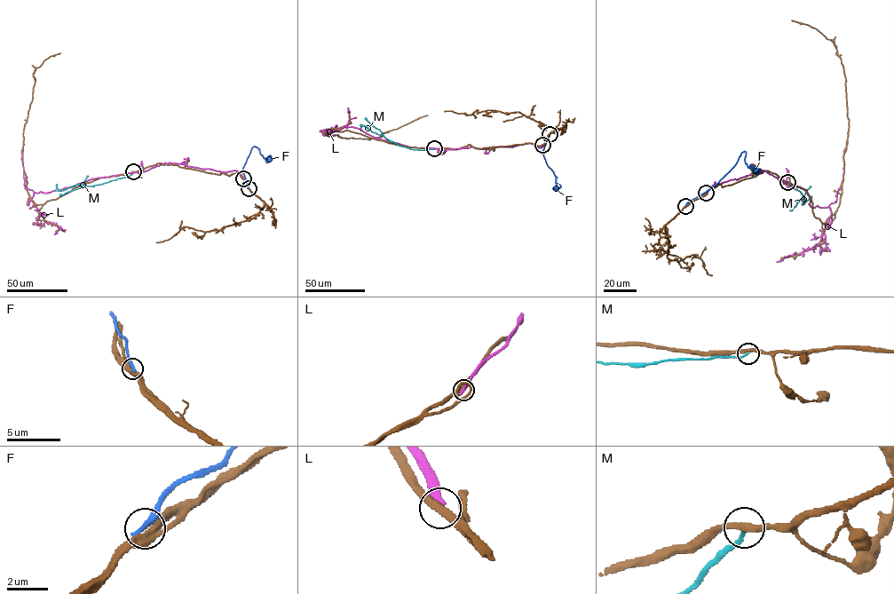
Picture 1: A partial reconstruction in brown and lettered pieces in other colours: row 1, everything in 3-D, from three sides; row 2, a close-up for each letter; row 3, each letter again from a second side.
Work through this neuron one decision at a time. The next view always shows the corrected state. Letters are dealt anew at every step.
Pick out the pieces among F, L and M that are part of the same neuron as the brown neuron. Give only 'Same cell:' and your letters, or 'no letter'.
Same cell: no letter

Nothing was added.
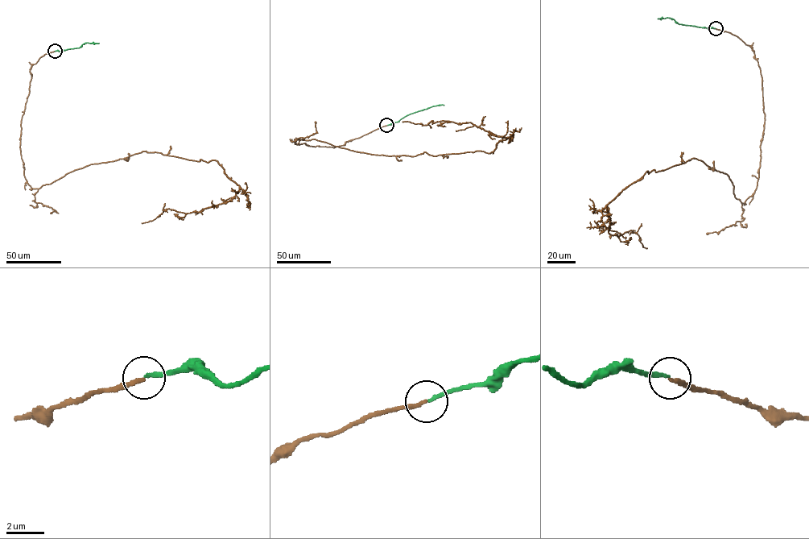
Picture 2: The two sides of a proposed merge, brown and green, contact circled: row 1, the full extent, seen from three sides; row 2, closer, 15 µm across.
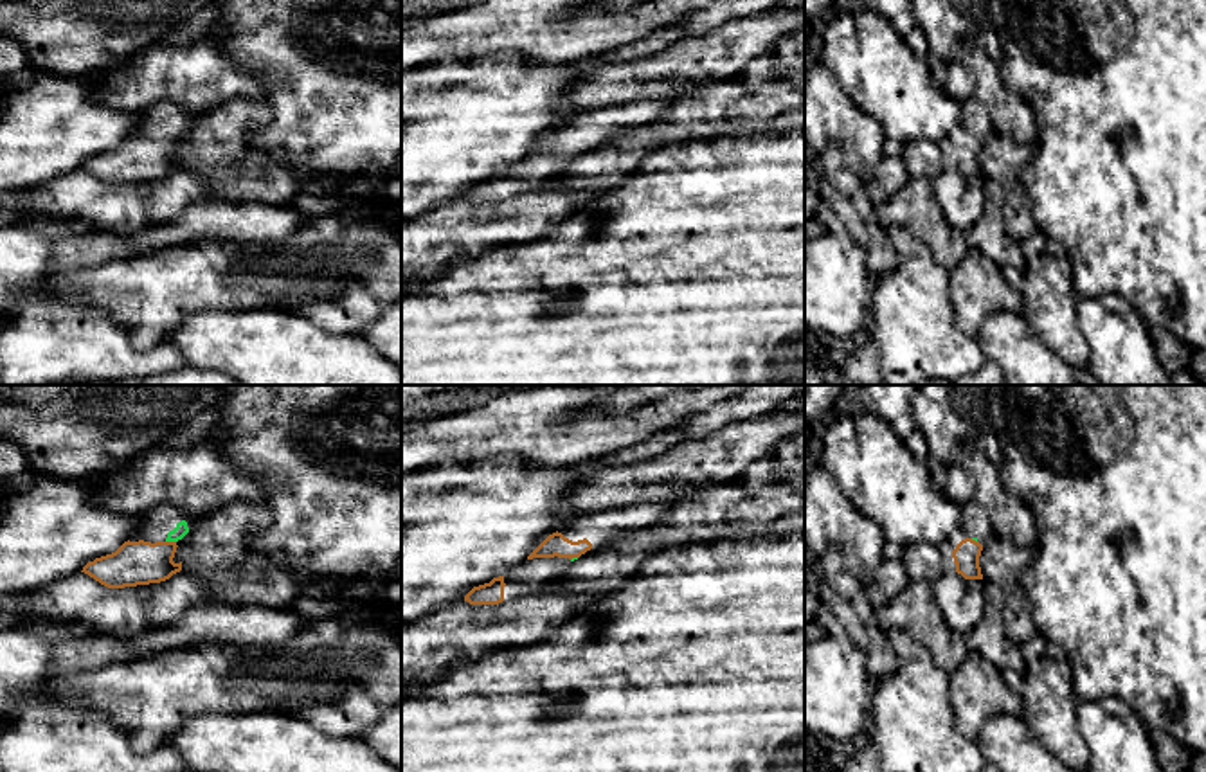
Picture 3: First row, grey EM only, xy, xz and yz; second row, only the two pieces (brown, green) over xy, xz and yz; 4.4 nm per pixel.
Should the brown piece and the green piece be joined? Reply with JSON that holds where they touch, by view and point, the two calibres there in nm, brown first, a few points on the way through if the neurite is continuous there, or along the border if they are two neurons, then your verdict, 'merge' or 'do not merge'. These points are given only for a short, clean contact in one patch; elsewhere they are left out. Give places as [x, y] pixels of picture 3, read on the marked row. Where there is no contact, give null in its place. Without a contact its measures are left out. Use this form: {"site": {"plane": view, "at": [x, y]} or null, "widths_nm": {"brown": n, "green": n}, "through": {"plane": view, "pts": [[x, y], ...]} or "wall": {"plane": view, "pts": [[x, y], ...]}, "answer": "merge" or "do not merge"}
{"site": {"plane": "xy", "at": [171, 542]}, "widths_nm": {"brown": 190, "green": 60}, "through": {"plane": "xy", "pts": [[141, 562], [152, 562], [171, 542], [180, 529]]}, "answer": "merge"}

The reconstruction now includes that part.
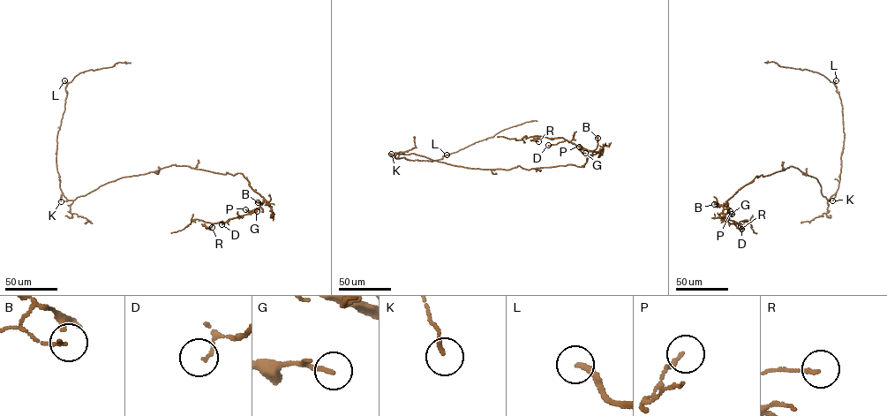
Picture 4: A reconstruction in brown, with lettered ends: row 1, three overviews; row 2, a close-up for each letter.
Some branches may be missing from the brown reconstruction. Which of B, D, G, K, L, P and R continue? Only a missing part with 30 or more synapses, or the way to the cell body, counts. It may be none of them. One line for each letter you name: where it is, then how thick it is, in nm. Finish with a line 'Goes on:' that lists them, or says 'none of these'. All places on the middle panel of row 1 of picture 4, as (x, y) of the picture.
Goes on: none of these

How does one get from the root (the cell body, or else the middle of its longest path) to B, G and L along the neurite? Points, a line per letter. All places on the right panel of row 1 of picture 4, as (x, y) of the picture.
B: (815, 177), (790, 166), (765, 176), (756, 176), (727, 200), (727, 207), (714, 204)
G: (815, 177), (792, 166), (765, 176), (756, 176), (727, 200), (729, 214), (732, 214)
L: (815, 177), (820, 185), (822, 195), (830, 200), (838, 185), (844, 140), (842, 106), (834, 84), (836, 80)

